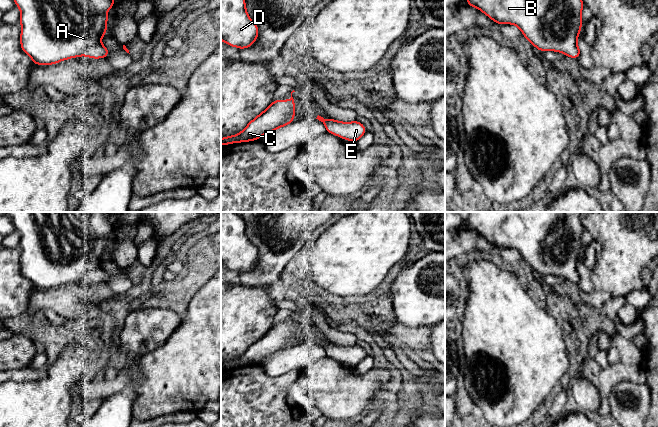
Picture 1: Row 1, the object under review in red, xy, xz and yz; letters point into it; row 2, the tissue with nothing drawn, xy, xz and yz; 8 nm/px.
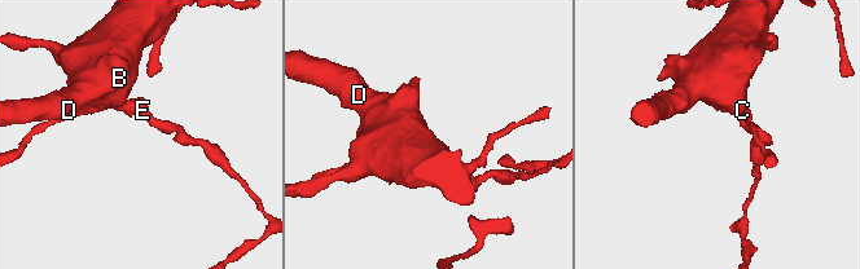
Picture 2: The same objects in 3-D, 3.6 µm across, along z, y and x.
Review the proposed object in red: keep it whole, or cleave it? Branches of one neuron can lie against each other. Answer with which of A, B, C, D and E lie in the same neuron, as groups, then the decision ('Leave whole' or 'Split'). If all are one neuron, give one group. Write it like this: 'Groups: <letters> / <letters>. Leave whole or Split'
Groups: A B C D E. Leave whole

